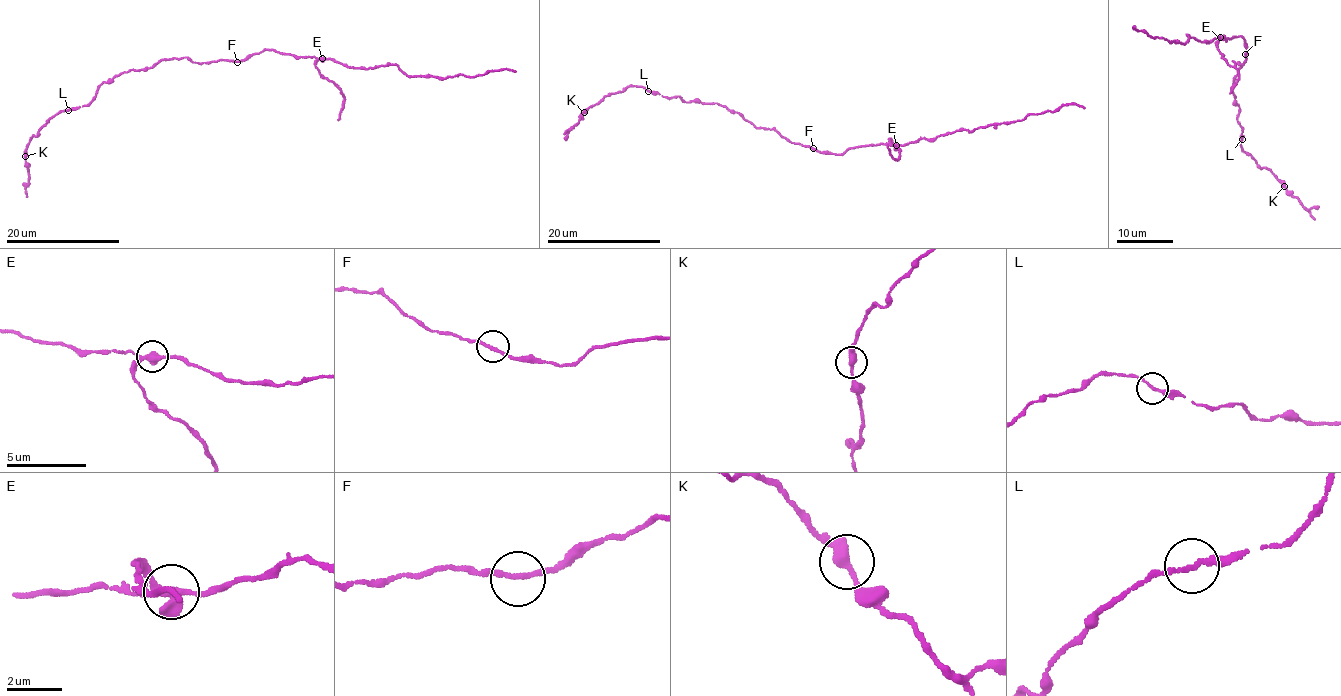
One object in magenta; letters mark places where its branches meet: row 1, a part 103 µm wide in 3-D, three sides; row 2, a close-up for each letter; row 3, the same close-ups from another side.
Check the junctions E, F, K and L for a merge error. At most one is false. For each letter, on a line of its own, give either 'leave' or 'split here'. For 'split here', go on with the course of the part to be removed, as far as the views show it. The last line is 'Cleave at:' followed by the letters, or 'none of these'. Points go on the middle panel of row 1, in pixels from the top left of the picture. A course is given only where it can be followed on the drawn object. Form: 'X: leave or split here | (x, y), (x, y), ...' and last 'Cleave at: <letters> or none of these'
E: split here | (896, 145), (888, 139), (900, 150), (897, 160), (890, 154), (887, 145)
F: leave
K: leave
L: leave
Cleave at: E

